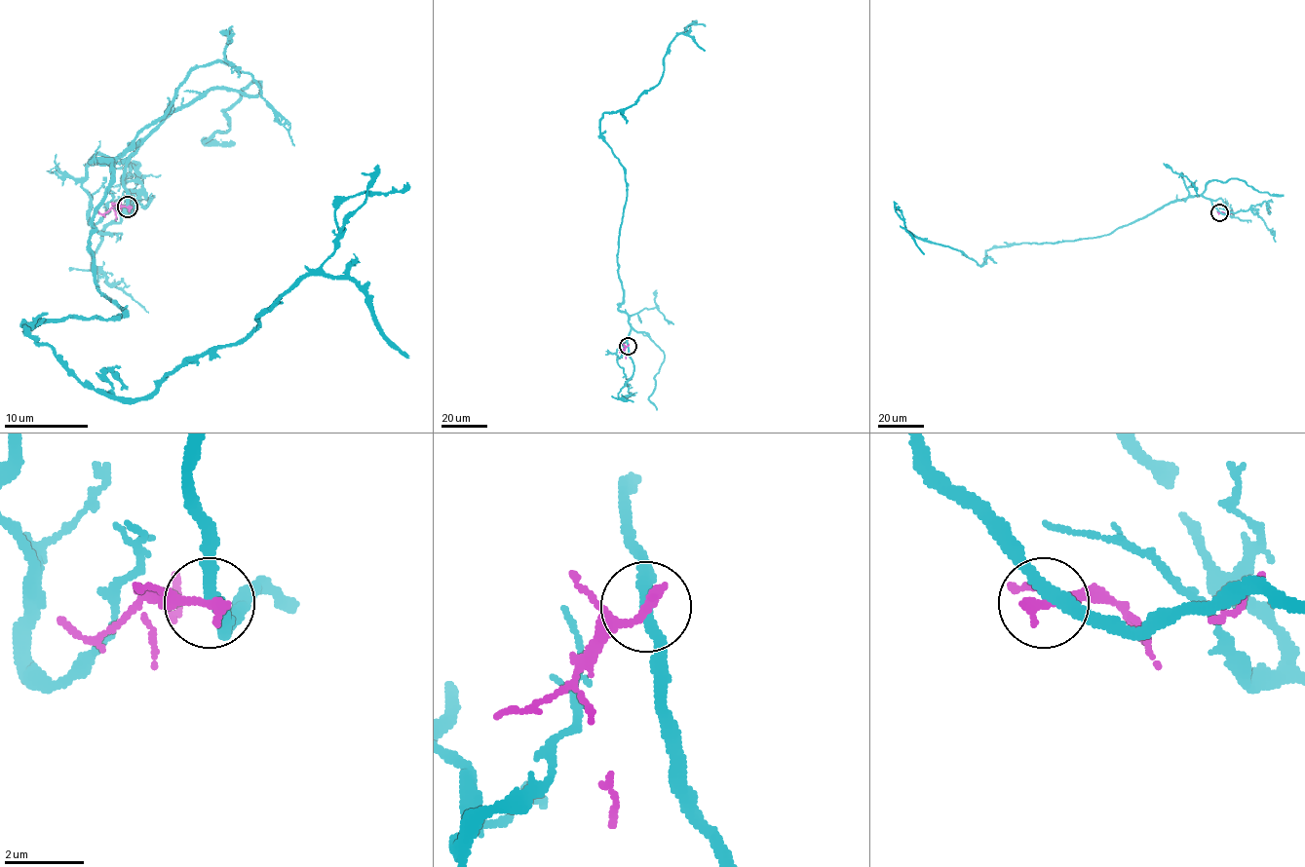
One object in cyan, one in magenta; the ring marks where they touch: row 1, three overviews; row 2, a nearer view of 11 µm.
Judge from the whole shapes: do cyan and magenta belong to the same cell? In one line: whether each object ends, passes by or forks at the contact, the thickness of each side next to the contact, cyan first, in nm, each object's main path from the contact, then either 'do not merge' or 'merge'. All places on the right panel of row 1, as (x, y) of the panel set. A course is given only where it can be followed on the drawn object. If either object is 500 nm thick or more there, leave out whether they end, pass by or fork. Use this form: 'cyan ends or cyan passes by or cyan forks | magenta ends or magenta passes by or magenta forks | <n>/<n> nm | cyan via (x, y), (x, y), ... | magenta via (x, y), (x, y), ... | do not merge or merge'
cyan passes by | magenta ends | 300/320 nm | cyan via (1219, 212), (1209, 200), (1189, 196), (1106, 235), (992, 246), (981, 265), (916, 238), (899, 207) | magenta via (1219, 212), (1229, 213), (1232, 211) | do not merge

